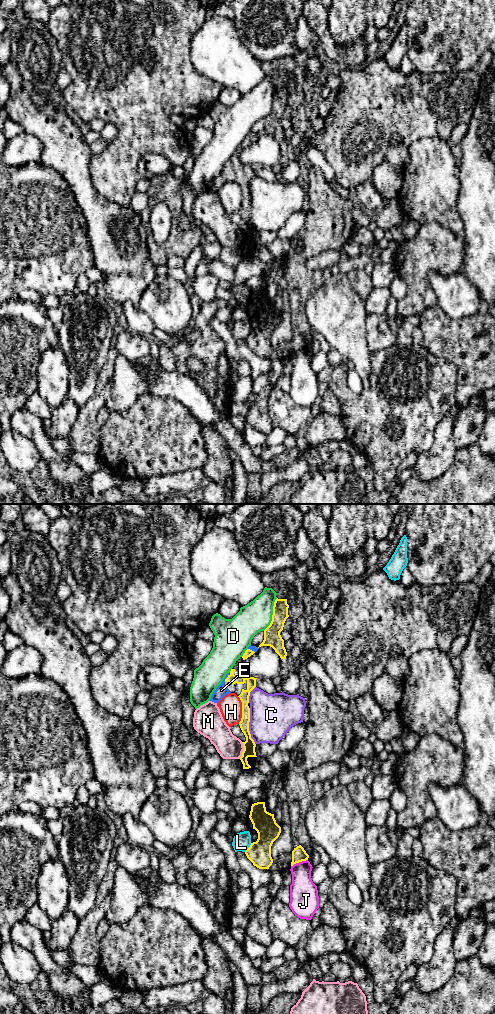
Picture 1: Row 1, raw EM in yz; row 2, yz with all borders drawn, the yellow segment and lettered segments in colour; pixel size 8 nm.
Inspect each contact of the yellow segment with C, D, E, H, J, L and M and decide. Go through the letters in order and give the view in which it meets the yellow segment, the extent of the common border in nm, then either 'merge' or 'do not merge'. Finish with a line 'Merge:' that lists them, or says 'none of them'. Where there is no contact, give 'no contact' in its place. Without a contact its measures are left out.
C: meets yellow in yz; contact 300 nm long; do not merge
D: meets yellow in yz; contact 280 nm long; do not merge
E: meets yellow in yz; contact 70 nm long; merge
H: meets yellow in yz; contact 220 nm long; do not merge
J: meets yellow in yz; contact 150 nm long; do not merge
L: meets yellow in yz; contact 90 nm long; do not merge
M: meets yellow in yz; contact 140 nm long; do not merge
Merge: E

